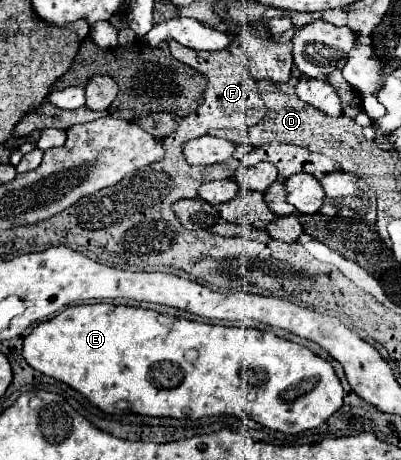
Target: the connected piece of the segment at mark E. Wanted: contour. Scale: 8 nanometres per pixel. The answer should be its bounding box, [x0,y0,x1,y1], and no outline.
[23,303,343,435]

